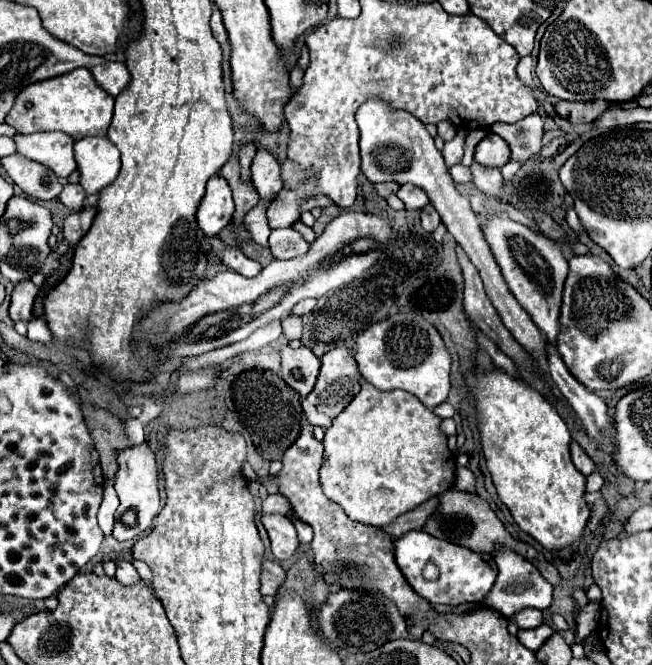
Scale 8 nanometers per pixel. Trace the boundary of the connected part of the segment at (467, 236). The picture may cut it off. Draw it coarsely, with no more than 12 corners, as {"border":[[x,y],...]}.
{"border":[[380,97],[356,111],[362,173],[426,191],[528,351],[546,339],[510,293],[426,125]]}

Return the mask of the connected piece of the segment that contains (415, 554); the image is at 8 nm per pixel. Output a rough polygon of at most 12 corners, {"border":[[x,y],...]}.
{"border":[[424,531],[396,539],[410,587],[432,605],[482,603],[498,573]]}

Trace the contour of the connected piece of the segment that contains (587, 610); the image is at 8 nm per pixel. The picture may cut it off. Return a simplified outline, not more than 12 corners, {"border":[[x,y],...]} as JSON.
{"border":[[590,601],[576,617],[578,639],[596,629],[600,603]]}

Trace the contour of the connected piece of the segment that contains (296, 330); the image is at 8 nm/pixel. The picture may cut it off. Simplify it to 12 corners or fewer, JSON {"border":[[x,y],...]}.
{"border":[[296,315],[282,319],[288,341],[302,337],[302,319]]}

